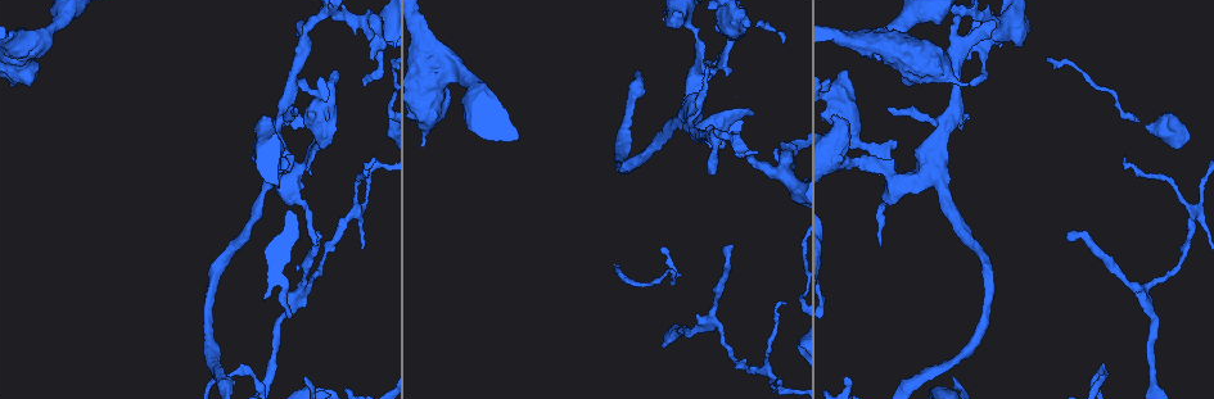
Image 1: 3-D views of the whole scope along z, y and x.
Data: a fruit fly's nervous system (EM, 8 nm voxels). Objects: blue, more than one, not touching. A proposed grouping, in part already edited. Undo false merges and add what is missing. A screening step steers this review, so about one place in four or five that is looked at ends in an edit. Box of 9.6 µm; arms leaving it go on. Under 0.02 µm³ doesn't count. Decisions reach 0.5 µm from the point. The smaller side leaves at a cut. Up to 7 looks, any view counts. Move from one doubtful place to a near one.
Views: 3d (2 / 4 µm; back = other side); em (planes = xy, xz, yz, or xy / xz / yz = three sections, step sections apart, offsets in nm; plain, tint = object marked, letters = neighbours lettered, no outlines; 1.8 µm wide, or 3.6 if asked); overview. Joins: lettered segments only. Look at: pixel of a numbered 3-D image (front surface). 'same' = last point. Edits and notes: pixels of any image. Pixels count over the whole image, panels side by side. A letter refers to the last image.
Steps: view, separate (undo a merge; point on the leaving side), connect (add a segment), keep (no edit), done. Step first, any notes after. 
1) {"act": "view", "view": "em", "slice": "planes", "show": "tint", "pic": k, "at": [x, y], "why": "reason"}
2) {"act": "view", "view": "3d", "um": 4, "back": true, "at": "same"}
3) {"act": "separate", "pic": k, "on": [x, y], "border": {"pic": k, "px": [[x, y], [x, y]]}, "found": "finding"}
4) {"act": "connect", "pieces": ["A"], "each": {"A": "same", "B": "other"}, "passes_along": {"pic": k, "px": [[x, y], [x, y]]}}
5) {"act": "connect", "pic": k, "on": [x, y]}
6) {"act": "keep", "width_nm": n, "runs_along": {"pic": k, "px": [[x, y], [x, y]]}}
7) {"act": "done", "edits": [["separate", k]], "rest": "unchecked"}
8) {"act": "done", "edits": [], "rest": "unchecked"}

{"act": "view", "view": "em", "slice": "xz", "step": 16, "show": "tint", "pic": 1, "at": [707, 327], "why": "arms part here"}

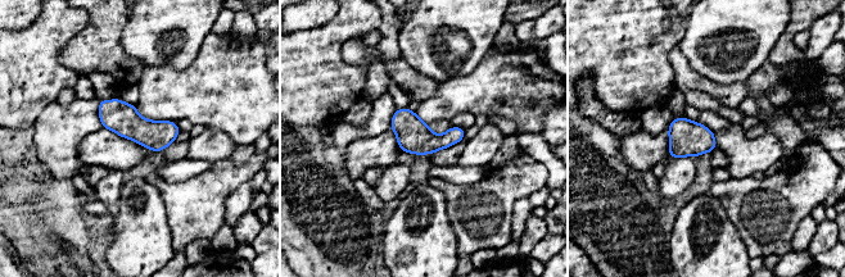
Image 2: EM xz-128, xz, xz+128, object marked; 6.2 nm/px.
{"act": "view", "view": "em", "slice": "planes", "show": "letters", "at": "same"}

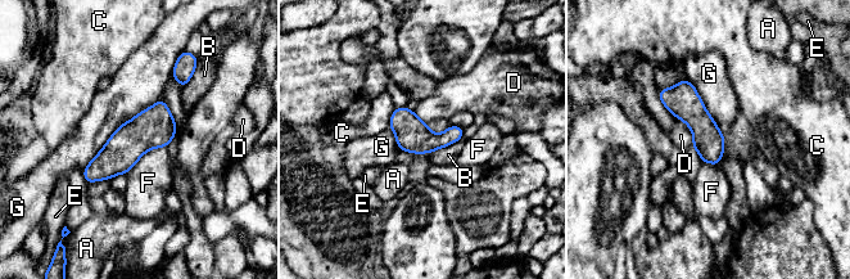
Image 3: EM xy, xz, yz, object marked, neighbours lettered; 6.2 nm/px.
{"act": "keep", "width_nm": 190, "each": {"A": "other", "B": "other", "C": "other", "D": "other", "E": "other", "F": "other", "G": "other"}, "runs_along": {"pic": 3, "px": [[161, 103], [159, 111], [89, 179]]}, "found": "all the same neuron"}

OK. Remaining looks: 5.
{"act": "view", "view": "em", "slice": "planes", "show": "letters", "pic": 1, "at": [729, 248], "why": "an open end"}

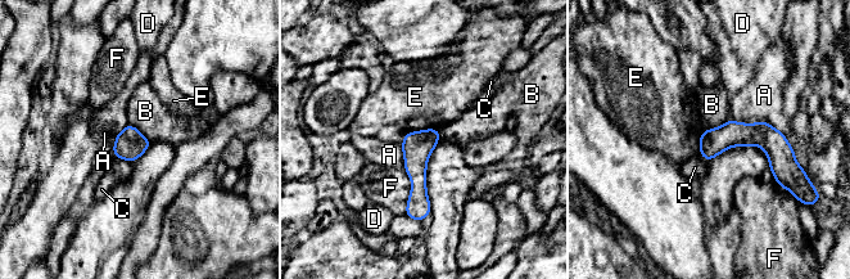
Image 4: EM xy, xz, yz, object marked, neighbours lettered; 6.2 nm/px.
{"act": "keep", "width_nm": 160, "each": {"A": "other", "B": "other", "C": "other", "D": "other", "E": "other", "F": "other"}, "border": {"pic": 4, "px": [[728, 118], [722, 125], [701, 131]]}, "found": "none of them fits"}

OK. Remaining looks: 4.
{"act": "view", "view": "em", "slice": "planes", "show": "letters", "pic": 1, "at": [983, 314], "why": "thin neck"}

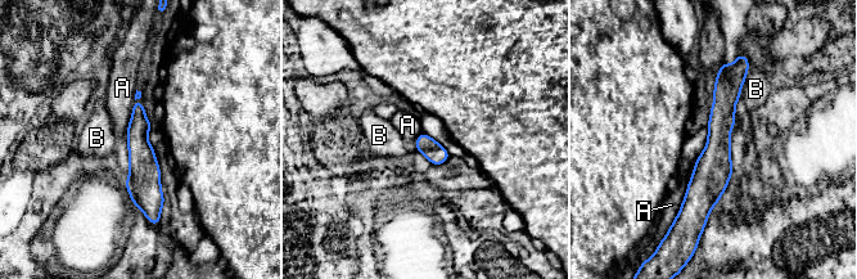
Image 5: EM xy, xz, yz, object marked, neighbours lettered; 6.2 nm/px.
{"act": "keep", "width_nm": 120, "each": {"A": "other", "B": "other"}, "border": {"pic": 5, "px": [[695, 166], [680, 211], [673, 220]]}, "found": "all the same neuron"}

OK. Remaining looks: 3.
{"act": "done", "edits": [], "rest": "unchecked"}

